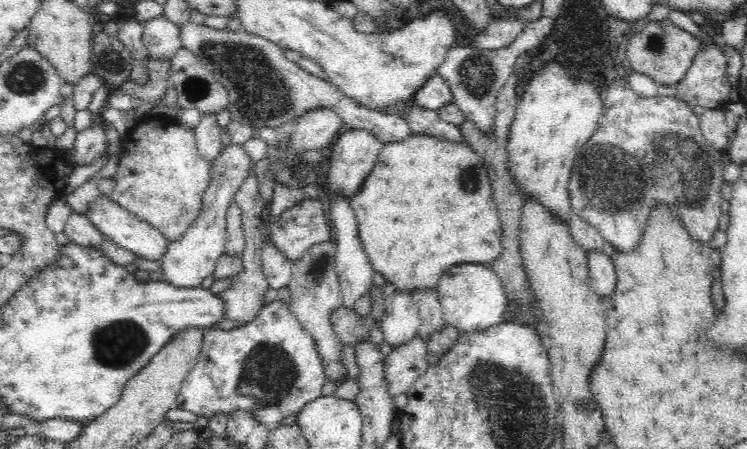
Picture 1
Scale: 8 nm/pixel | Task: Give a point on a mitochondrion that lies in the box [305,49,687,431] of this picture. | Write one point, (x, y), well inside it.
(478, 74)

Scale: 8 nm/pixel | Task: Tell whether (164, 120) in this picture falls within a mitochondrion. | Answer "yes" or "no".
no

